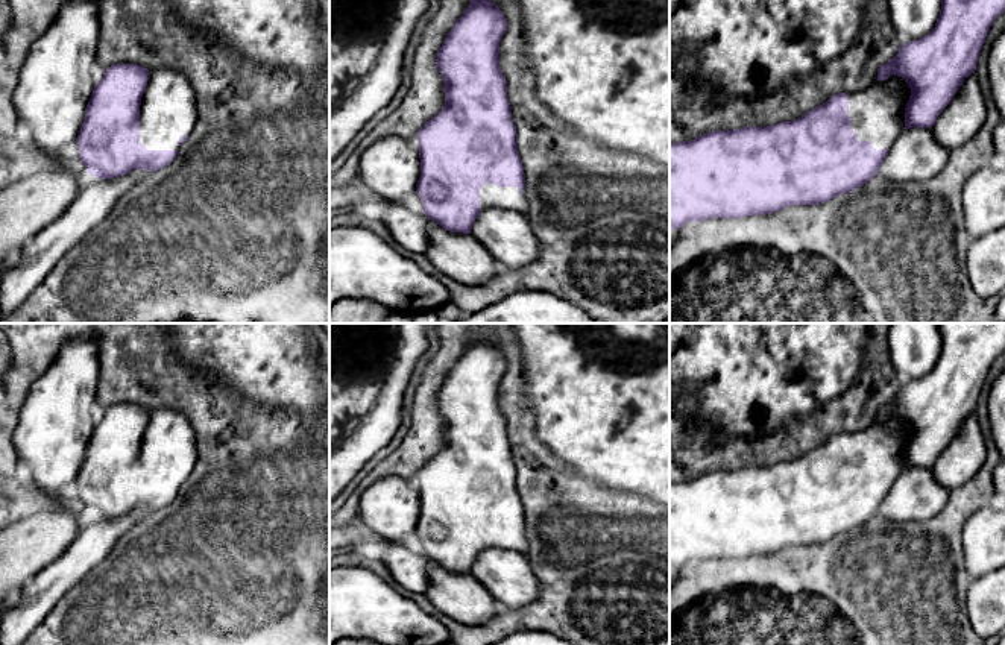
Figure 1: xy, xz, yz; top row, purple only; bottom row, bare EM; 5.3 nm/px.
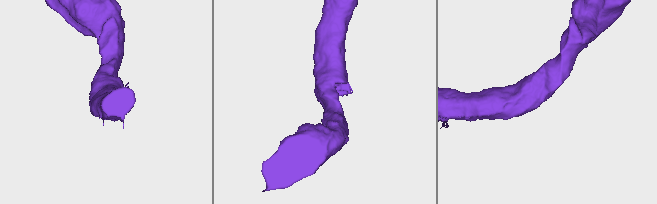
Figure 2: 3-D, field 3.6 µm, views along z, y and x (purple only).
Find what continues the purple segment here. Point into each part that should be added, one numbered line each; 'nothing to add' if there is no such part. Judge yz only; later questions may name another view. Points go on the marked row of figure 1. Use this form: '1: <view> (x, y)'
1: yz (876, 113)

